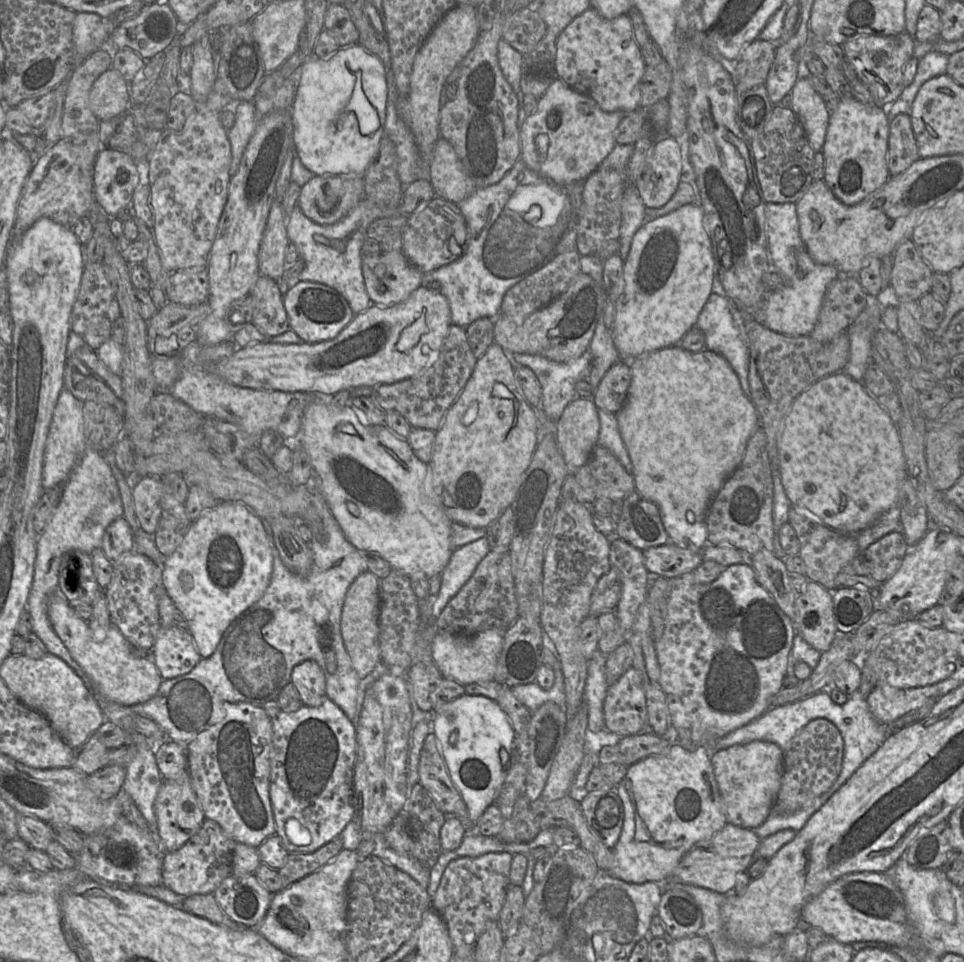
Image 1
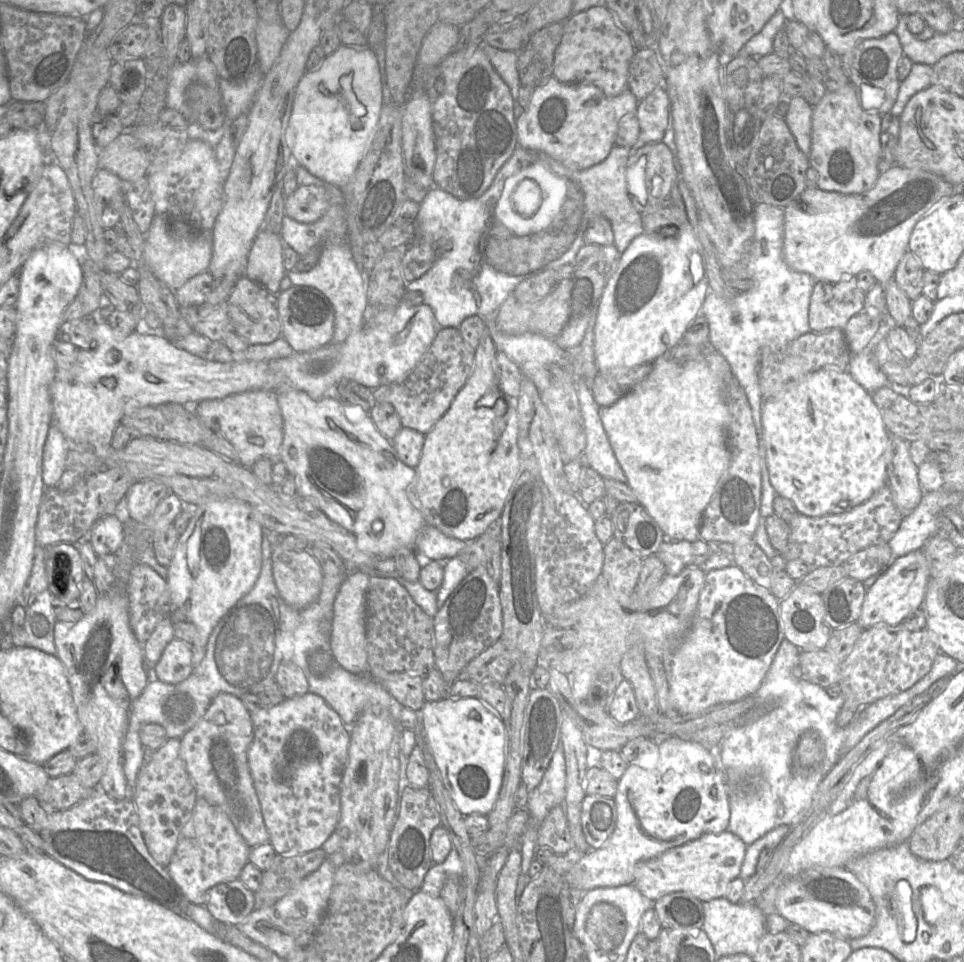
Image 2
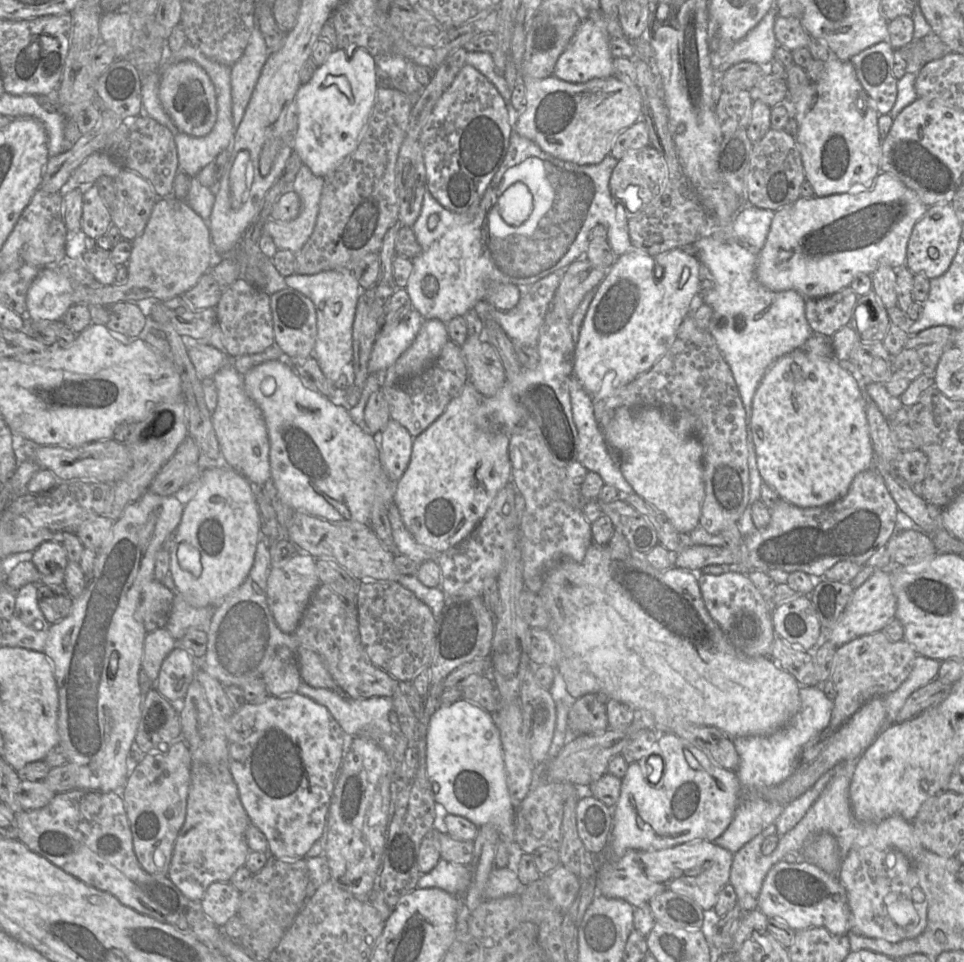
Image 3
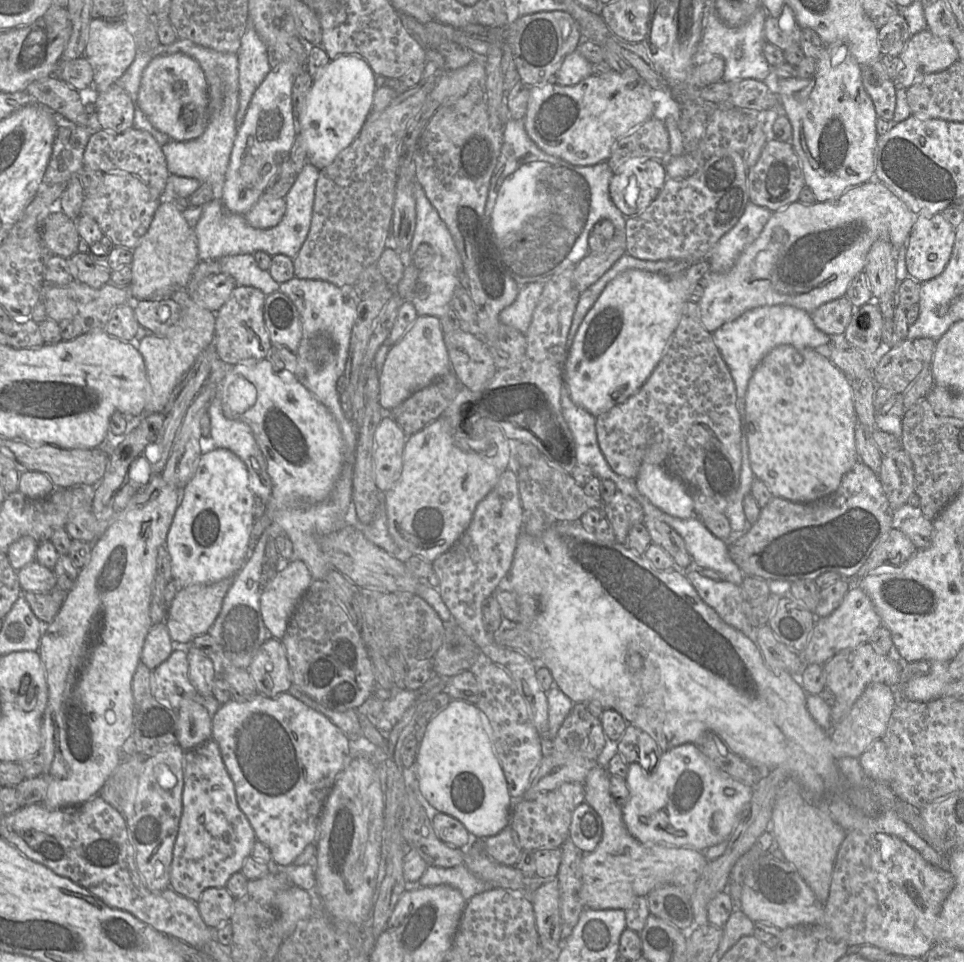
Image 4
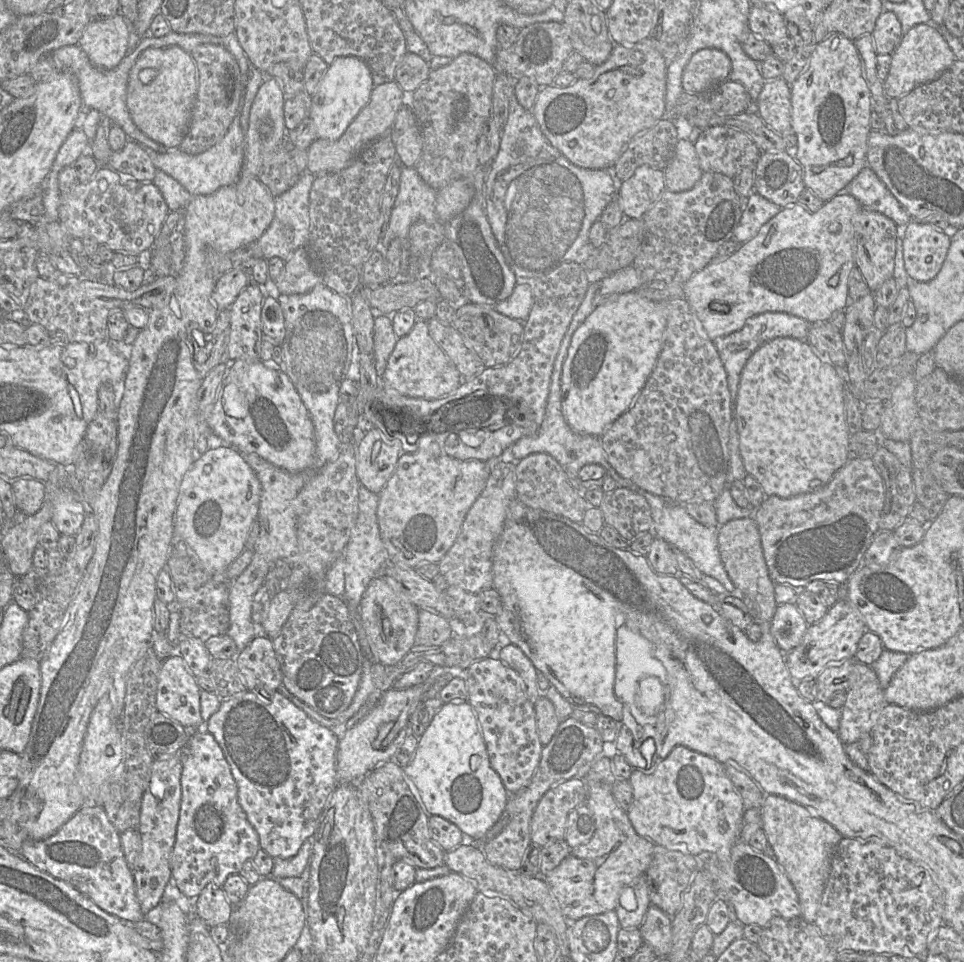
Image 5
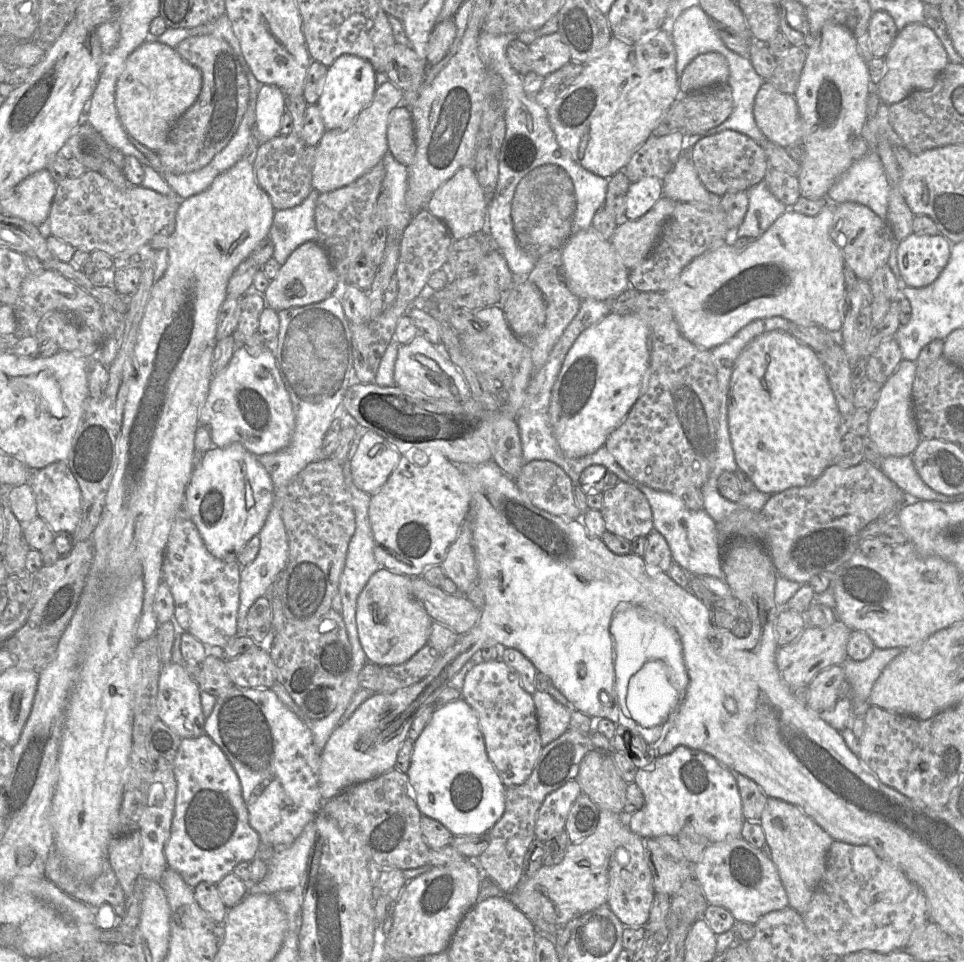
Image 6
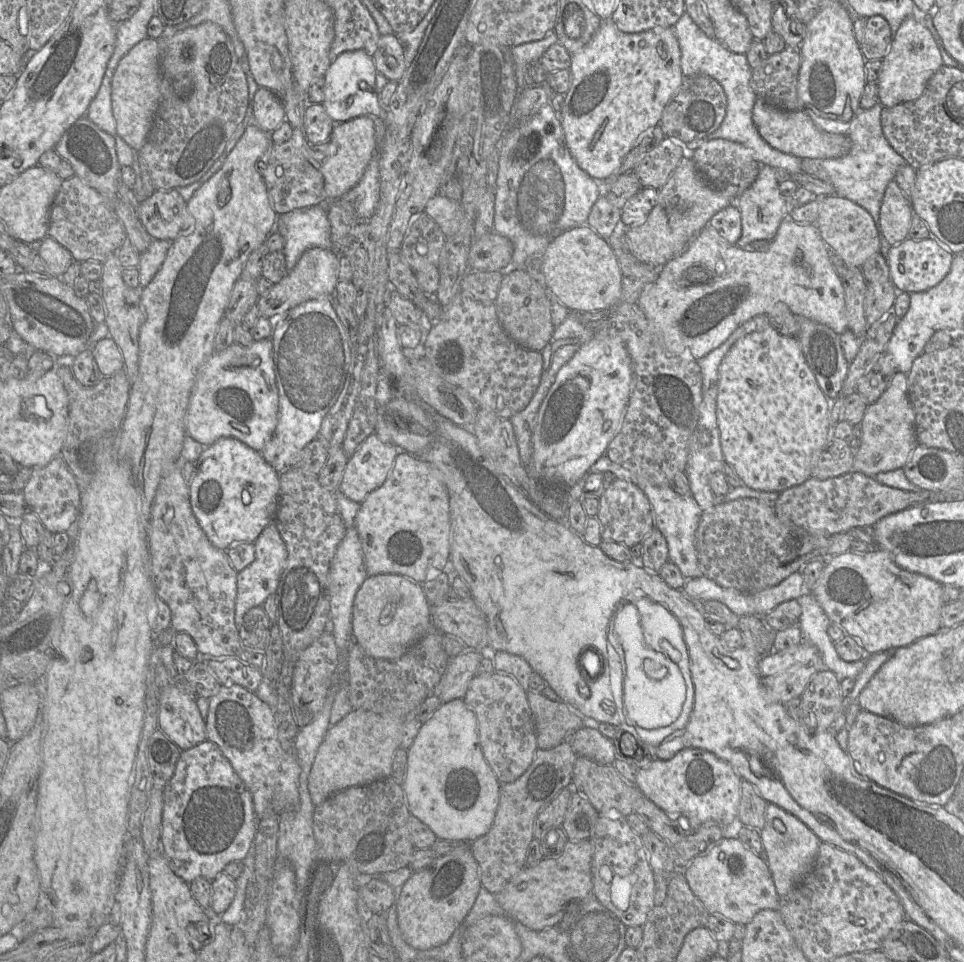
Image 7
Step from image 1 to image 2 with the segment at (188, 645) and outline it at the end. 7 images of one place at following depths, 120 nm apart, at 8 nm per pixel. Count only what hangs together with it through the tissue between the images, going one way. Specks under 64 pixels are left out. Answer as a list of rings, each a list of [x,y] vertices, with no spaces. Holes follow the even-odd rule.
[[[174,638],[165,647],[161,658],[151,670],[155,679],[163,683],[183,682],[194,670],[192,646]]]

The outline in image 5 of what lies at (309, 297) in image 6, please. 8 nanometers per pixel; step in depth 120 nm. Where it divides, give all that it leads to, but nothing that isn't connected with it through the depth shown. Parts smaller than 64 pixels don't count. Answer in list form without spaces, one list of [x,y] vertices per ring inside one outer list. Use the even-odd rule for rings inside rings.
[[[305,246],[297,248],[285,261],[284,272],[275,283],[280,294],[304,294],[321,283],[313,270]]]

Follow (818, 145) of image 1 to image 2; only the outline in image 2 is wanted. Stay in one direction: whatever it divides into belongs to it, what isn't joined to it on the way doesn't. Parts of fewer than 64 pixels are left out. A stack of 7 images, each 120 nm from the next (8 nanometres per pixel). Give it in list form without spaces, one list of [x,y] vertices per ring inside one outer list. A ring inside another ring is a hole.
[[[781,94],[780,102],[782,101],[789,104],[785,121],[798,147],[808,156],[811,150],[813,106],[799,95],[790,98]]]

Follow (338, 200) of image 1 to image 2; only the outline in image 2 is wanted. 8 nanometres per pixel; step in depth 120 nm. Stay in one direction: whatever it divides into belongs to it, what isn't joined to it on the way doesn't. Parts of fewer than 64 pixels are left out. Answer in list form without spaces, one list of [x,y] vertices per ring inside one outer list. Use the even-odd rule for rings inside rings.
[[[298,186],[285,198],[285,215],[301,223],[317,221],[327,209],[328,193],[322,186]]]

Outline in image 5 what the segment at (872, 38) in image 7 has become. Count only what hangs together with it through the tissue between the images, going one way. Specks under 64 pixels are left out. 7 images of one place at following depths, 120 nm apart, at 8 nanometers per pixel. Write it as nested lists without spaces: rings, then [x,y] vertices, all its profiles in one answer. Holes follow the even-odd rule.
[[[883,11],[880,14],[871,34],[877,54],[891,55],[903,37],[897,16],[889,11]]]

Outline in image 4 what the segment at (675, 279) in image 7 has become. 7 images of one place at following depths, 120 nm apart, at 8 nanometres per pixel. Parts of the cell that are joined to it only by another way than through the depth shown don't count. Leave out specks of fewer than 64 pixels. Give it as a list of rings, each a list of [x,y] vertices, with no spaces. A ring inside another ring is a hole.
[[[877,180],[869,181],[859,186],[847,189],[837,199],[826,202],[814,202],[813,204],[803,204],[798,200],[783,209],[773,212],[772,216],[766,223],[759,237],[750,244],[738,257],[734,266],[723,273],[709,272],[701,281],[704,286],[704,293],[701,300],[697,303],[700,310],[700,320],[706,330],[713,333],[719,327],[727,322],[731,322],[745,312],[754,308],[772,305],[790,305],[811,313],[820,305],[831,301],[835,298],[845,295],[845,292],[851,280],[859,273],[864,271],[867,255],[872,244],[878,240],[888,240],[894,248],[899,250],[904,244],[906,251],[908,246],[908,237],[917,219],[914,214],[896,195],[894,195],[884,184]]]

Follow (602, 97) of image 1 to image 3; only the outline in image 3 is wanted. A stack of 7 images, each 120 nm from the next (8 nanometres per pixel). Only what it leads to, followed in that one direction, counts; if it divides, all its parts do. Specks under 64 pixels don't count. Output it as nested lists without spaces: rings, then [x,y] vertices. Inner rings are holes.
[[[588,18],[581,21],[567,48],[558,58],[553,76],[571,83],[584,83],[594,78],[612,76],[614,57],[610,51],[609,41],[610,37],[605,28],[599,27]]]

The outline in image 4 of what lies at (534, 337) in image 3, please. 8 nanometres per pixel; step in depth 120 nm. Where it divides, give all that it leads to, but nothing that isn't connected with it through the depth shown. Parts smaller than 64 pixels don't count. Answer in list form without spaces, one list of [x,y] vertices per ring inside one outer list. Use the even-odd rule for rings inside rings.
[[[532,282],[520,286],[515,301],[500,312],[500,322],[517,329],[525,335],[543,287],[544,282]]]

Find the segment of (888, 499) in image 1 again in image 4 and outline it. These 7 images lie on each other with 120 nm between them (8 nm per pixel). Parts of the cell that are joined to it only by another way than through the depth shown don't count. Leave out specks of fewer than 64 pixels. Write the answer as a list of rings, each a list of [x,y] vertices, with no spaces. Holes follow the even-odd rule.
[[[787,344],[775,347],[755,369],[746,395],[745,431],[755,478],[767,485],[773,497],[796,503],[808,503],[832,494],[859,461],[854,444],[856,421],[851,382],[824,355],[824,350]]]

